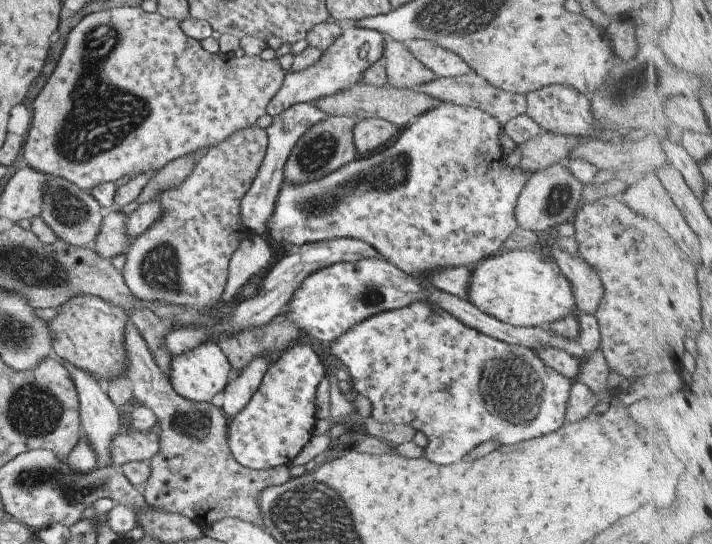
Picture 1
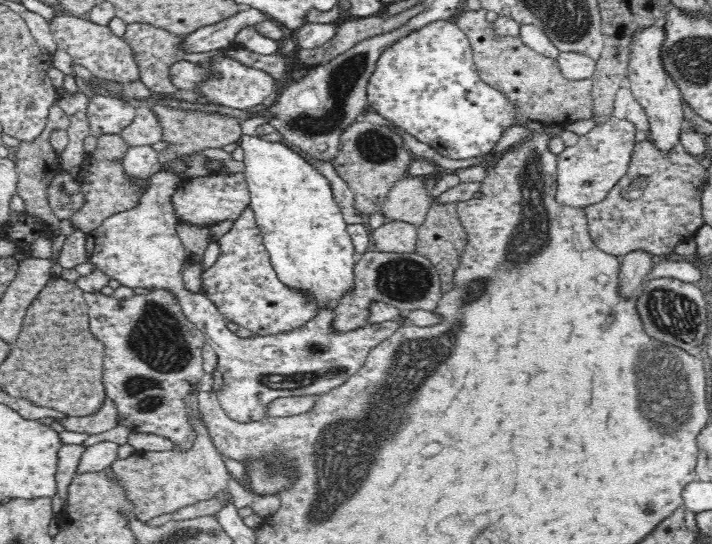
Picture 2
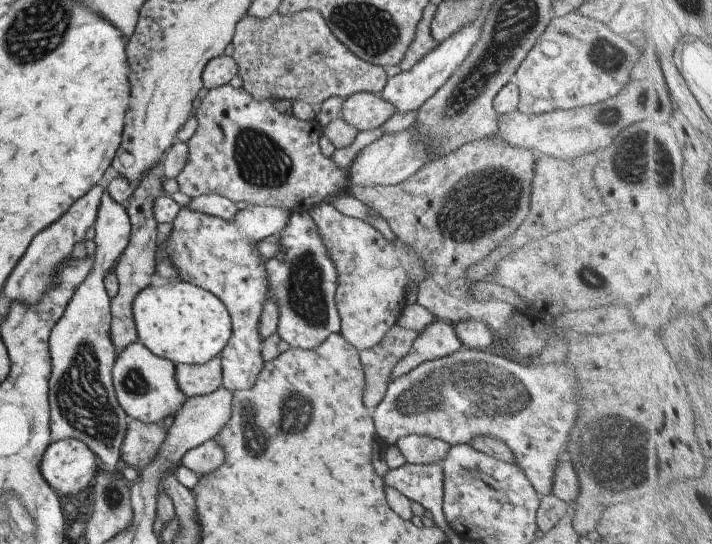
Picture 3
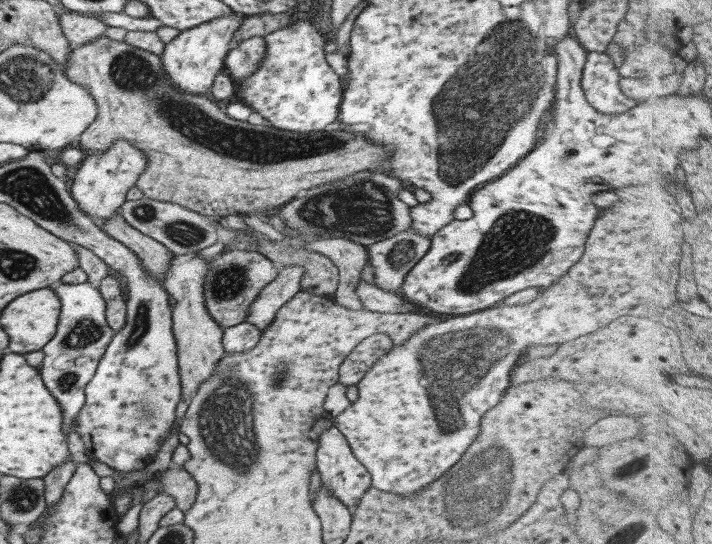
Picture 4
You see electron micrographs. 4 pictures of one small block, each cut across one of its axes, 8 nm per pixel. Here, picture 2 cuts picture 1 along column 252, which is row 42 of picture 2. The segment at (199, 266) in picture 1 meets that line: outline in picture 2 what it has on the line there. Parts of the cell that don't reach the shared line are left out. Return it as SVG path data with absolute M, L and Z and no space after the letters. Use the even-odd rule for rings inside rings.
M130 23L126 25L124 39L132 49L136 67L138 67L139 79L153 92L160 95L170 96L177 91L177 88L170 81L170 64L178 62L178 60L188 60L193 63L203 64L208 62L212 56L216 56L218 51L208 51L205 53L194 54L184 53L178 44L182 40L182 35L172 34L166 29L160 29L150 25L150 23Z

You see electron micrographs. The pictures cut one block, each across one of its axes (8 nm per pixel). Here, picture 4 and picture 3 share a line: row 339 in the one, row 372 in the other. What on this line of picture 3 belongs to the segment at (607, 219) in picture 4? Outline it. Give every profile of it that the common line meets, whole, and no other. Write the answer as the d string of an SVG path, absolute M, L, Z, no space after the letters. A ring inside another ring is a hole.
M462 348L453 354L441 357L439 359L428 361L427 363L419 364L416 368L413 368L407 375L395 378L393 381L387 384L387 391L385 396L381 398L381 402L377 404L373 410L371 410L371 418L374 425L374 432L381 442L386 443L387 446L393 445L400 437L406 435L428 435L442 439L447 442L449 446L457 445L458 443L467 443L471 438L475 436L488 437L500 442L503 442L507 449L510 451L514 464L522 471L528 484L531 484L533 490L540 498L542 495L551 494L554 475L556 467L560 460L566 459L565 453L568 436L577 420L577 414L579 411L579 386L576 382L576 377L568 366L563 362L562 364L555 364L546 361L540 363L540 360L536 358L528 358L526 360L507 360L507 358L501 358L501 356L495 356L495 354L488 354L487 352L480 352L474 349Z

